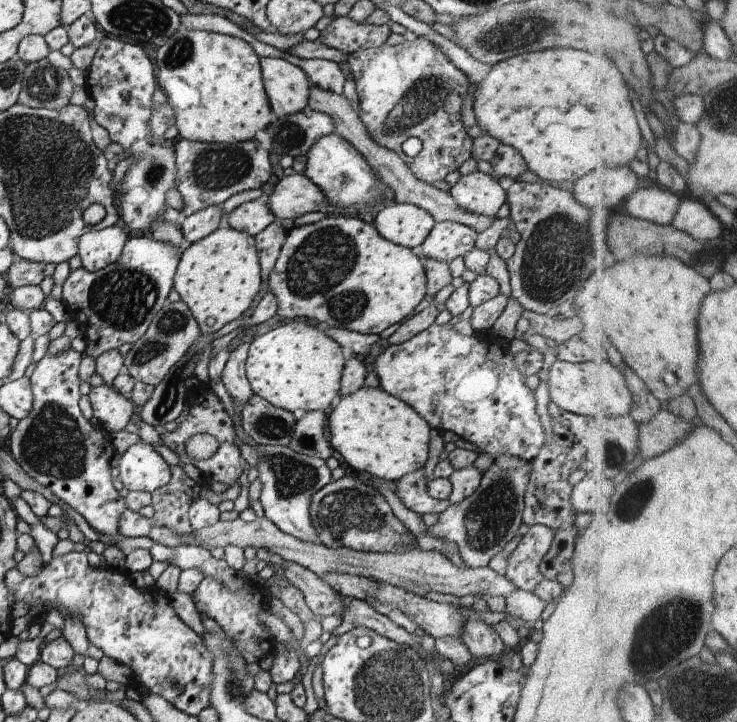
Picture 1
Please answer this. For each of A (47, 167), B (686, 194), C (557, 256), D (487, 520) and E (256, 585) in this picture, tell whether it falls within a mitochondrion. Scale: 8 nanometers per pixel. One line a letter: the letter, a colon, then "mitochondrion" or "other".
A: mitochondrion
B: other
C: mitochondrion
D: mitochondrion
E: other

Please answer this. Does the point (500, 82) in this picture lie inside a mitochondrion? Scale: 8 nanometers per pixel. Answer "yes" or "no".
no

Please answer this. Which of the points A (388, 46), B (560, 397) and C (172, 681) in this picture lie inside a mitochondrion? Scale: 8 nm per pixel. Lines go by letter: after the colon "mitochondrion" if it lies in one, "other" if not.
A: other
B: other
C: mitochondrion

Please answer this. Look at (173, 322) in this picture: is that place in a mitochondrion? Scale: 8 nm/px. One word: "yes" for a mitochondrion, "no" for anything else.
yes

